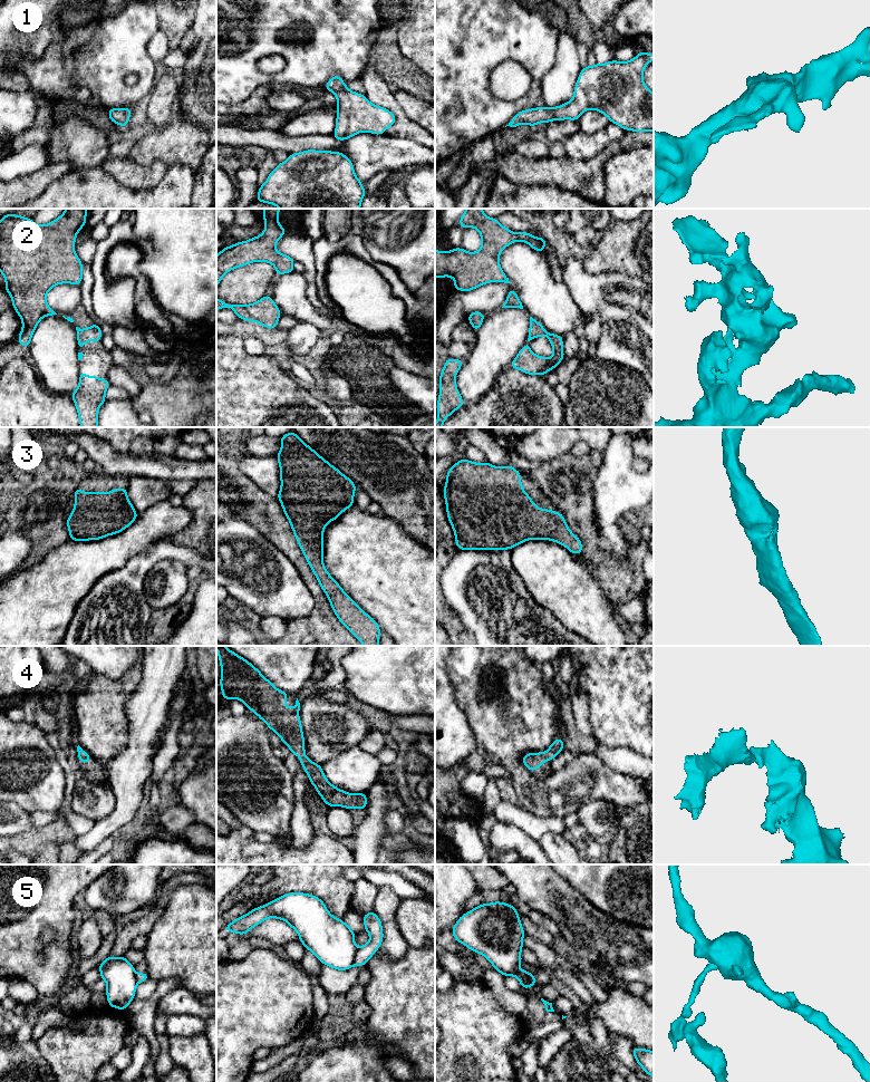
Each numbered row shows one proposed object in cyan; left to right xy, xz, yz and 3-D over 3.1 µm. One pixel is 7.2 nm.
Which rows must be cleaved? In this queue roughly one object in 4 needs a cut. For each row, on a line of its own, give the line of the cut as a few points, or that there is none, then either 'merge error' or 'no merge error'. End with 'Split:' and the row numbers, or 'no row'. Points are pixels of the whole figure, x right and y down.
1: no cut; no merge error
2: no cut; no merge error
3: no cut; no merge error
4: no cut; no merge error
5: cut in xz along (358, 948), (354, 964); merge error
Split: 5

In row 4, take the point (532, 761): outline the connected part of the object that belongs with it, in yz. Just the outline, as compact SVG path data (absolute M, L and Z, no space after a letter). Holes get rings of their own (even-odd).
M558 737L553 741L553 743L549 746L549 748L542 753L526 753L522 757L522 763L526 766L526 769L531 771L536 771L540 769L541 764L544 764L548 760L552 761L558 756L558 754L564 750L563 740Z

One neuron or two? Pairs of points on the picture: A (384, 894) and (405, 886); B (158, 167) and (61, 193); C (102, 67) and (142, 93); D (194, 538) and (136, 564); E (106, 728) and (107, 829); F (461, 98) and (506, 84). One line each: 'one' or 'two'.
A: two
B: two
C: one
D: two
E: two
F: two

